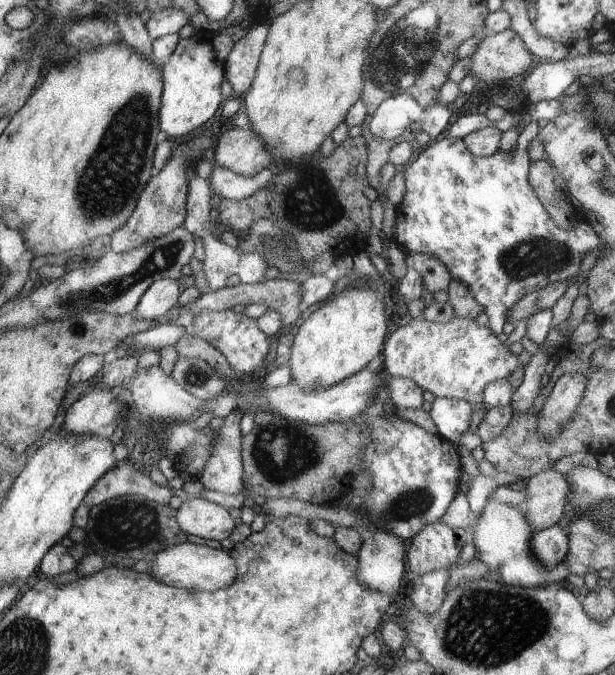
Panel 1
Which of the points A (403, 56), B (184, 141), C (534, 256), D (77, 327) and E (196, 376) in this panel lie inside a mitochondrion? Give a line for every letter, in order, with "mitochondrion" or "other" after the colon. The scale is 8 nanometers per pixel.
A: mitochondrion
B: other
C: mitochondrion
D: mitochondrion
E: mitochondrion

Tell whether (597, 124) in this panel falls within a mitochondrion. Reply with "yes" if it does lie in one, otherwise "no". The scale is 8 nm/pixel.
no

